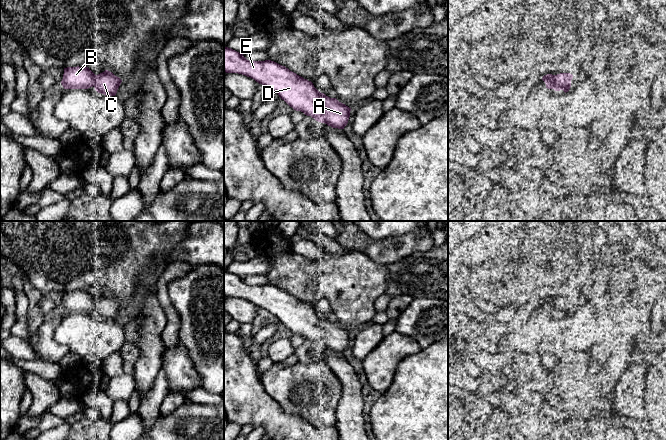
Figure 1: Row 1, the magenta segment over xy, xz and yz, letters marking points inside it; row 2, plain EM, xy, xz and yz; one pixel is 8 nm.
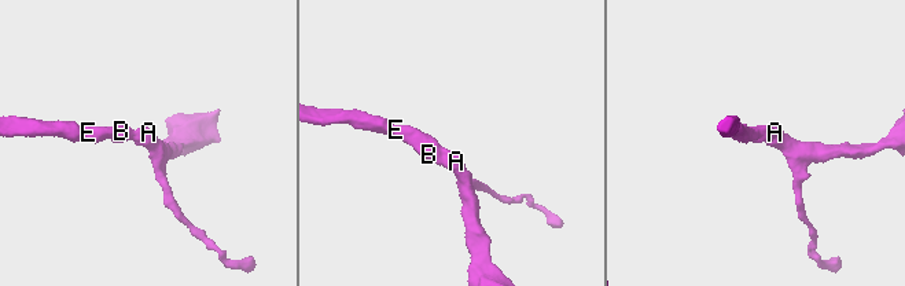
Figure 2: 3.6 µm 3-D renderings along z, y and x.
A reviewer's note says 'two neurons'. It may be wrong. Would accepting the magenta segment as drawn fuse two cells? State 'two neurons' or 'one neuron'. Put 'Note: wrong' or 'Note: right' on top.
Note: wrong
one neuron

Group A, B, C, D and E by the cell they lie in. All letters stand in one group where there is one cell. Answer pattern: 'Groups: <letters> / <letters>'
Groups: A B C D E

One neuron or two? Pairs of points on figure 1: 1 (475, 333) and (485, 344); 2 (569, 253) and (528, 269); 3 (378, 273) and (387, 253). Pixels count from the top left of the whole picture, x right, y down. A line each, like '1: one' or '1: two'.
1: one
2: one
3: two

